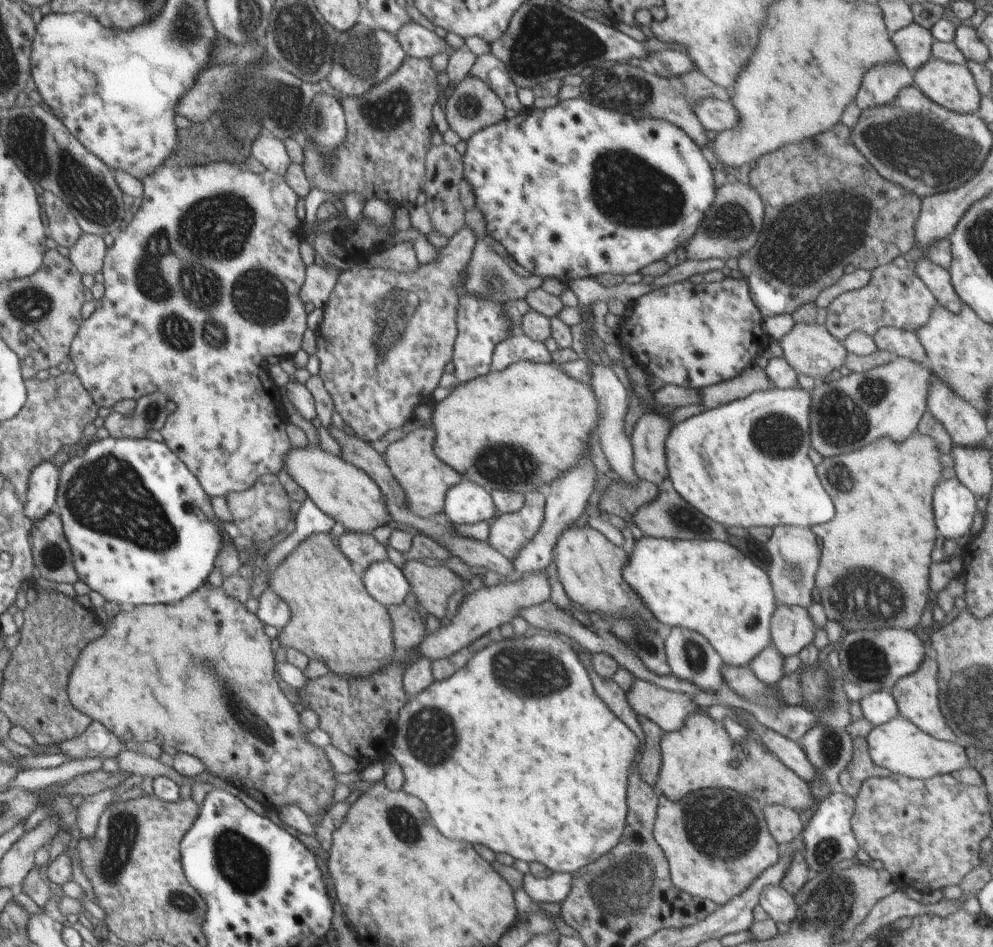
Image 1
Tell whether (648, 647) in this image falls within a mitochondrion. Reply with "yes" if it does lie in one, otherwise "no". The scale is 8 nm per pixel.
yes

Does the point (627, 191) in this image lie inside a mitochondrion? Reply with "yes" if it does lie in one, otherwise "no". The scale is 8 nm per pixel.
yes

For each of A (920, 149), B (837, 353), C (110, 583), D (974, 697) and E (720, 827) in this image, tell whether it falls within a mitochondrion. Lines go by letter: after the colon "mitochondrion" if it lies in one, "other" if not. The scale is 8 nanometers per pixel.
A: mitochondrion
B: other
C: other
D: mitochondrion
E: mitochondrion

